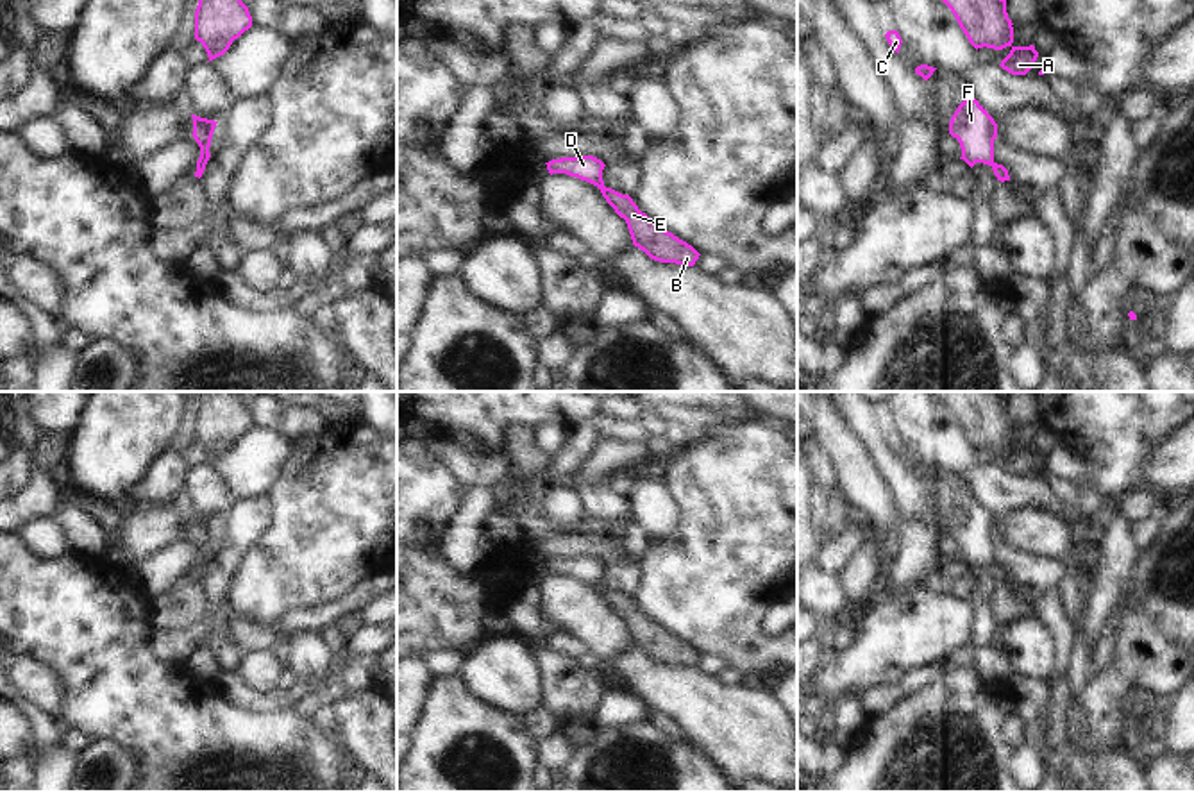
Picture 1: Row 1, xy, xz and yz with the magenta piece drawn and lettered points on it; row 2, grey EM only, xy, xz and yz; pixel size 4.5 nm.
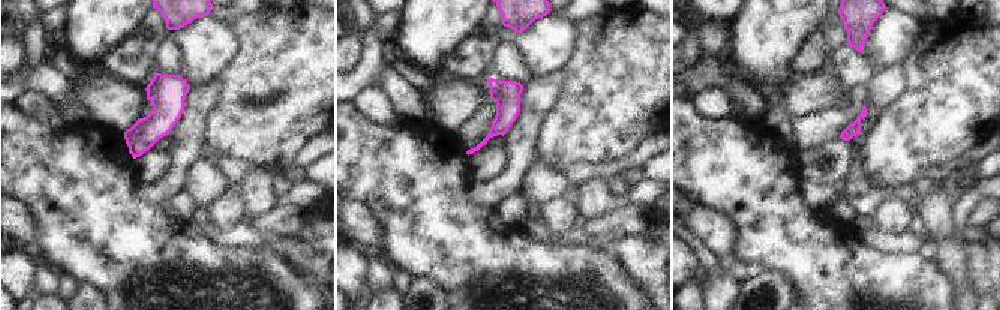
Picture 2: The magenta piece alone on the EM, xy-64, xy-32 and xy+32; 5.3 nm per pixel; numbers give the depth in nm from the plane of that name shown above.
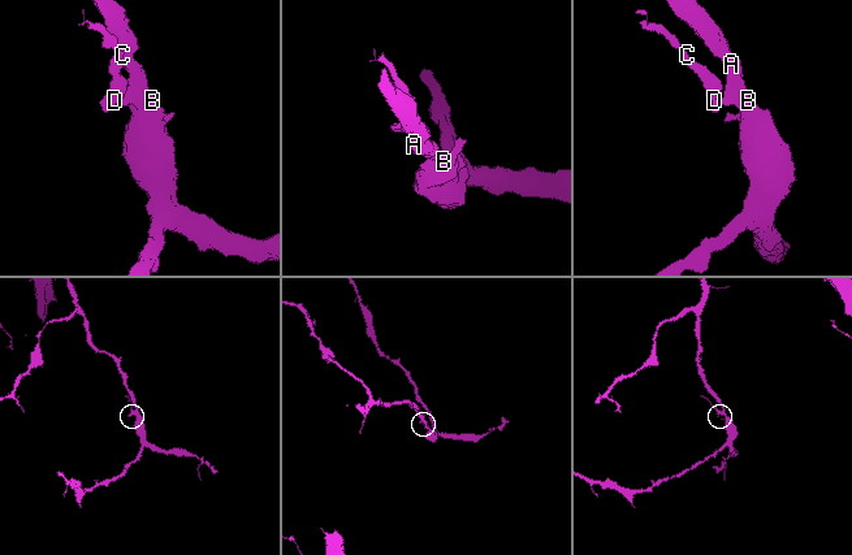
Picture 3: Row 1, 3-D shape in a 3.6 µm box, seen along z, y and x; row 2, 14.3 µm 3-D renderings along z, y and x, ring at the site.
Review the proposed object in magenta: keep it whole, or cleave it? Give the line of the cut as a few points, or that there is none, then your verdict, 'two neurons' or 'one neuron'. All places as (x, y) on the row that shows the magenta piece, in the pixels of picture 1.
cut xz (603, 185), (599, 188); two neurons

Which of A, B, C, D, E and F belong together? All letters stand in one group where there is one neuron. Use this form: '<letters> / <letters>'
A B E / C D F

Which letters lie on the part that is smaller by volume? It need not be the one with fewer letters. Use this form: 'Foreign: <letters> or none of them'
Foreign: C, D, F

